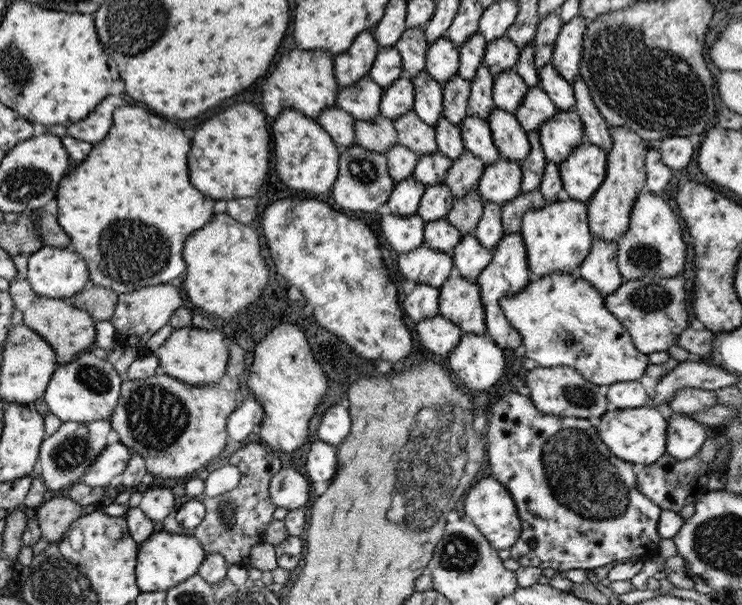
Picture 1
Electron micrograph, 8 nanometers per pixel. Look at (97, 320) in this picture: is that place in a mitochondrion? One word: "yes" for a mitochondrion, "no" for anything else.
no

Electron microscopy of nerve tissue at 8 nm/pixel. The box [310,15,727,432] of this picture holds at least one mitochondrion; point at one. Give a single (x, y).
(661, 93)

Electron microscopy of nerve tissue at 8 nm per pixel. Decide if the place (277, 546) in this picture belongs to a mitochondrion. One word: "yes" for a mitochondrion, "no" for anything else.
no

